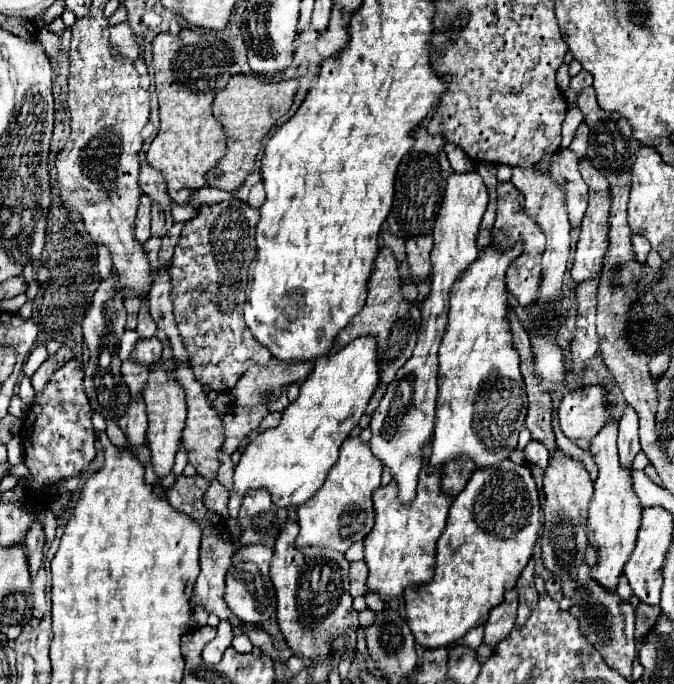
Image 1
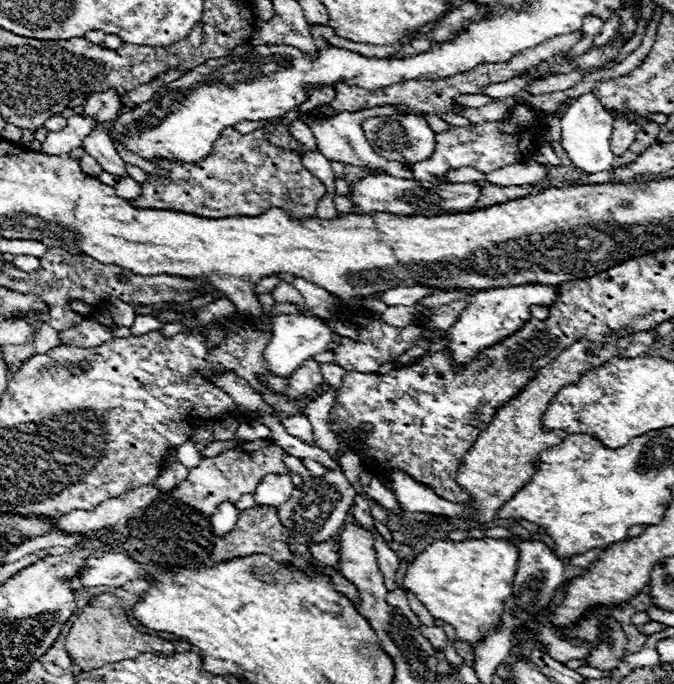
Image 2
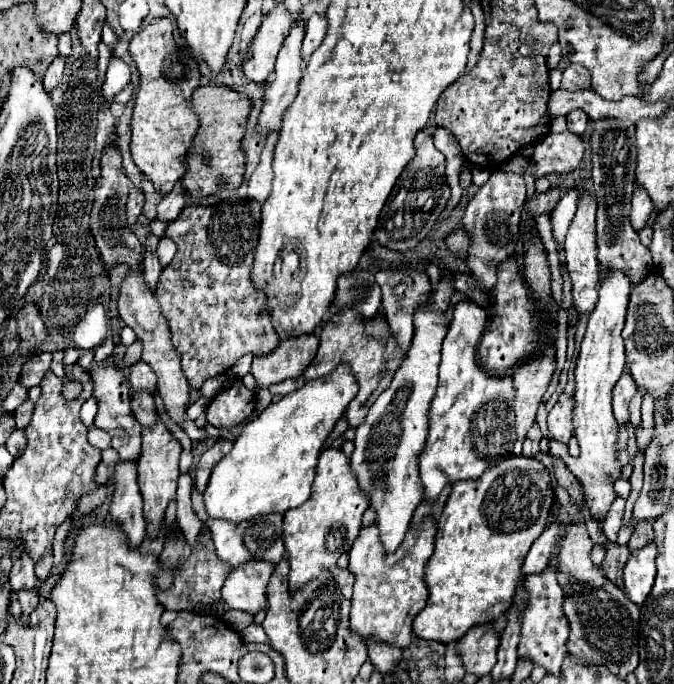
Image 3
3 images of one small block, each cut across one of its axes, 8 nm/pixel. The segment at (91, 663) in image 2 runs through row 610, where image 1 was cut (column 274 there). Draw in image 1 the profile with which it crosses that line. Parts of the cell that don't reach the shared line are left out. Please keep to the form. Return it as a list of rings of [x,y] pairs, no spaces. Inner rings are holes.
[[[244,74],[230,78],[228,88],[216,94],[214,98],[214,114],[228,134],[228,154],[220,160],[220,166],[216,166],[212,174],[208,174],[208,186],[234,192],[244,184],[246,176],[252,174],[254,170],[254,160],[264,136],[278,122],[278,114],[282,116],[290,110],[296,92],[298,92],[296,78],[286,78],[280,82]]]

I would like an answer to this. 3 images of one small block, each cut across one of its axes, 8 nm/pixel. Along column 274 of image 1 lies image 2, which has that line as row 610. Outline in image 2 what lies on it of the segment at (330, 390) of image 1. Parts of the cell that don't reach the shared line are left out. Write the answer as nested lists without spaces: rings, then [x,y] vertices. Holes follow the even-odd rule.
[[[482,538],[482,540],[464,540],[464,542],[452,542],[452,540],[436,540],[430,546],[420,552],[414,562],[408,566],[402,586],[410,590],[424,606],[426,610],[436,618],[442,620],[456,630],[456,640],[474,644],[482,640],[490,630],[494,630],[504,614],[504,600],[512,594],[512,580],[516,574],[518,564],[518,538],[514,542],[508,540],[494,540],[494,538]]]

